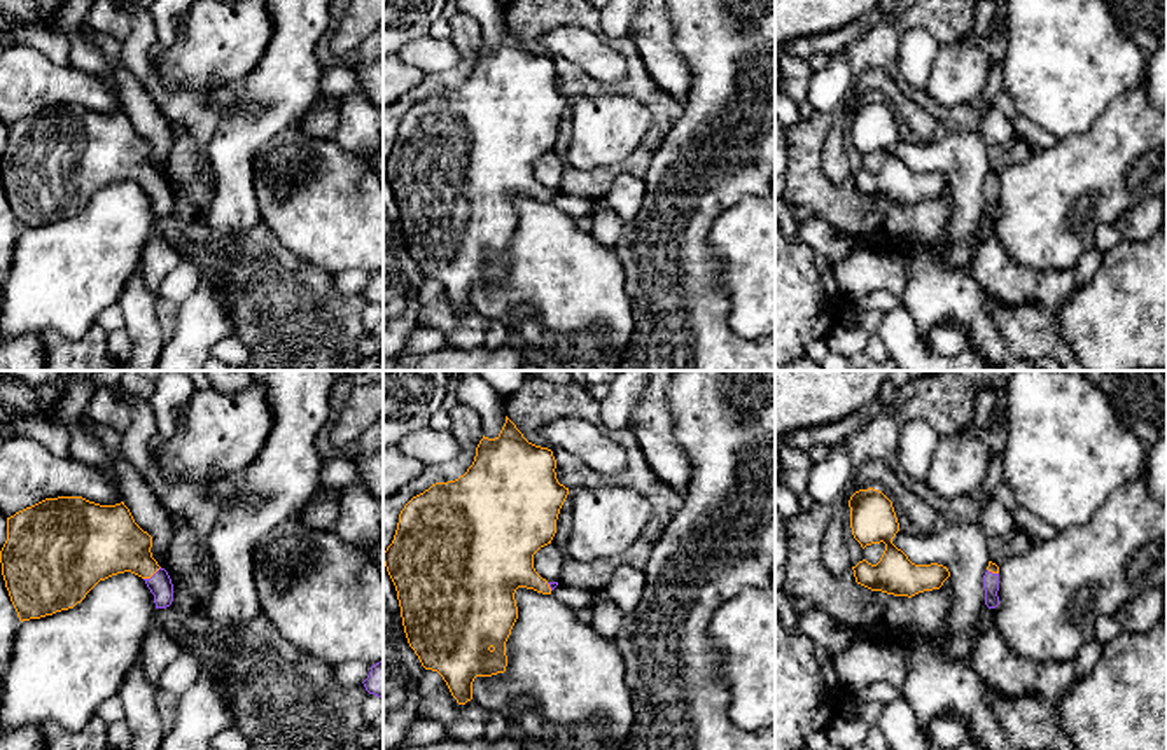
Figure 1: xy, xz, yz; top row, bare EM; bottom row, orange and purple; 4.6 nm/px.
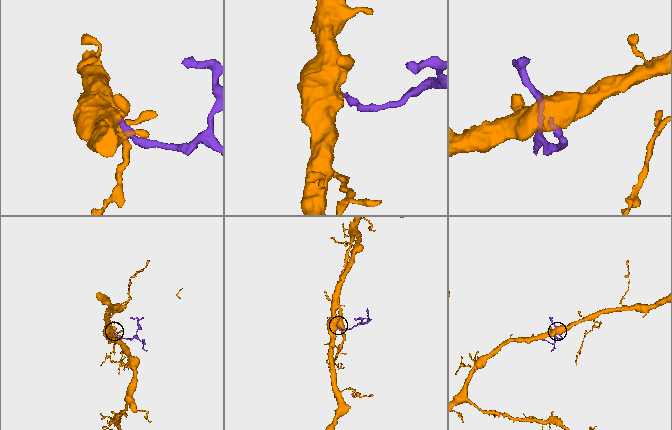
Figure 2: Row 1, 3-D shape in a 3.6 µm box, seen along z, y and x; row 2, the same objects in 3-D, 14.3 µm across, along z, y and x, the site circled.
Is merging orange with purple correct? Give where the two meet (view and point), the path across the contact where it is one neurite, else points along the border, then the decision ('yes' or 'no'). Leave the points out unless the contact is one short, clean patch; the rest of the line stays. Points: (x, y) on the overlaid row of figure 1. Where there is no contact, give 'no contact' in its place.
xy (151, 576) | across xy (109, 542), (121, 546), (151, 576), (160, 584) | yes

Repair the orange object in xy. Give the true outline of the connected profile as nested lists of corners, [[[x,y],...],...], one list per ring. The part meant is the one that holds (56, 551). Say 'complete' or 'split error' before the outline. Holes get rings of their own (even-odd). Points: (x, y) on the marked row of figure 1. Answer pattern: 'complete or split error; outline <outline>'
split error; outline [[[82,497],[45,498],[7,517],[2,575],[21,622],[73,608],[100,580],[124,572],[142,577],[156,608],[166,608],[173,601],[173,584],[150,547],[152,537],[135,523],[124,502],[100,505]]]

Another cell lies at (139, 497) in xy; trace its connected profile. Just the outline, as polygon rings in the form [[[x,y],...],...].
[[[119,451],[114,462],[117,486],[124,505],[129,509],[135,523],[152,537],[163,568],[170,575],[170,537],[173,530],[173,514],[159,502],[154,490],[143,476]]]

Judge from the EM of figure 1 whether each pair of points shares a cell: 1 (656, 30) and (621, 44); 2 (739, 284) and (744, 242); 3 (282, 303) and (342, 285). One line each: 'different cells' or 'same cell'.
1: different cells
2: same cell
3: different cells

